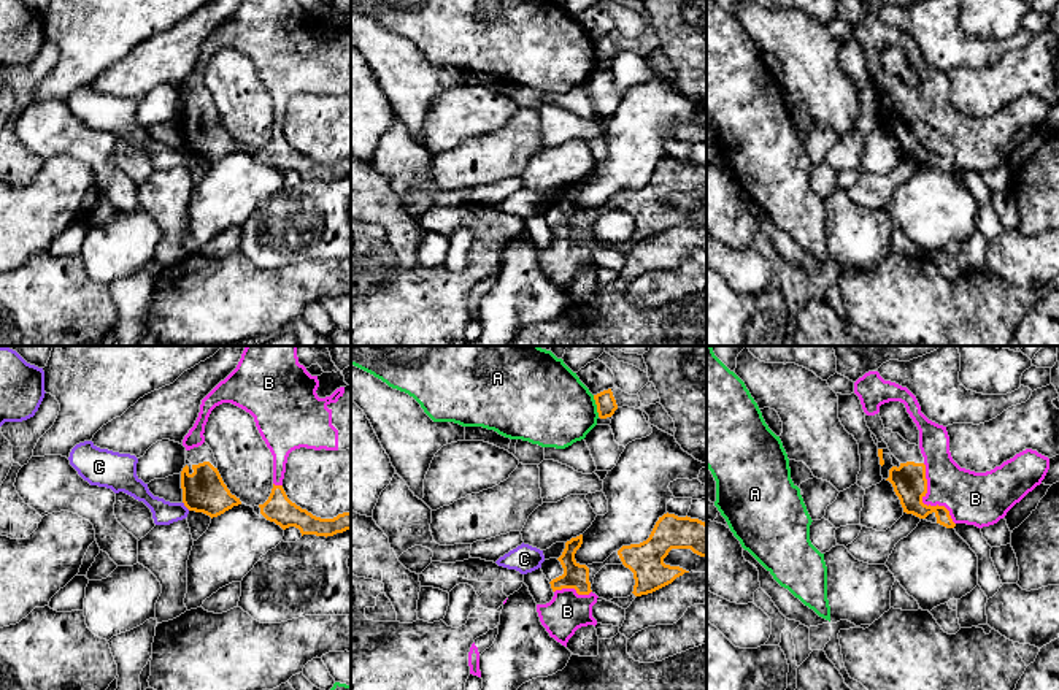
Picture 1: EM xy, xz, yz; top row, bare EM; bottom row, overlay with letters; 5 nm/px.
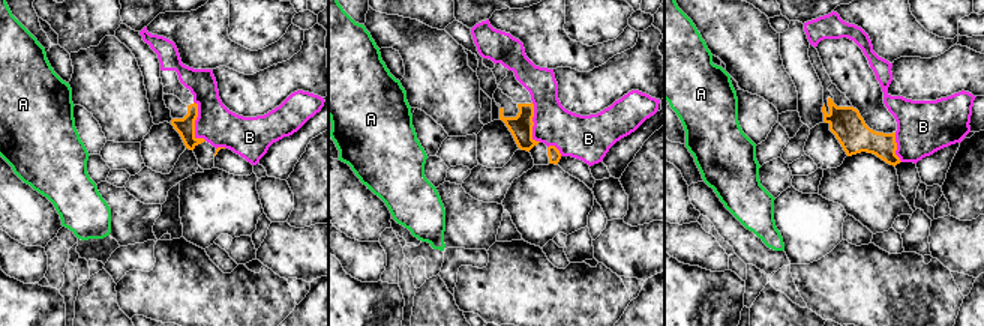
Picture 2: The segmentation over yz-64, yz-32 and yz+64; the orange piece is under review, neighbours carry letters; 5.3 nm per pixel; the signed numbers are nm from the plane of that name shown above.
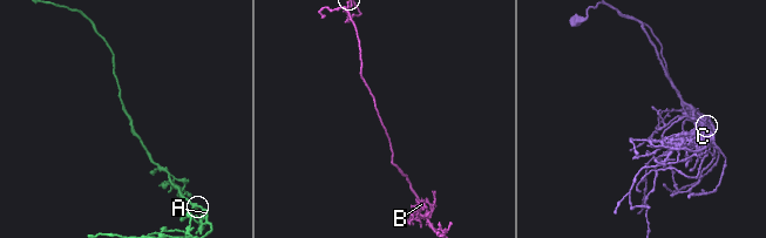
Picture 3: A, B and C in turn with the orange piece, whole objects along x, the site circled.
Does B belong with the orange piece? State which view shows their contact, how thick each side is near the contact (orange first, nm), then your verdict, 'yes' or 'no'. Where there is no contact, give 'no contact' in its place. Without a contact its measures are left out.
yz | 170/260 nm | yes

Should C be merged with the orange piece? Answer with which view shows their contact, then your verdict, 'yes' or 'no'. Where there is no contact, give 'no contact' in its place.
contact in xy; no

